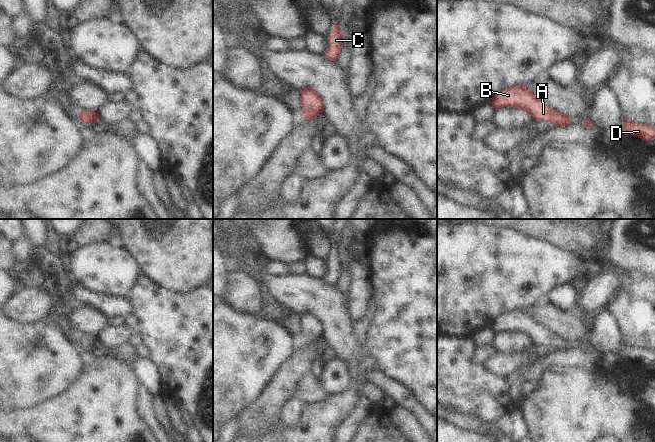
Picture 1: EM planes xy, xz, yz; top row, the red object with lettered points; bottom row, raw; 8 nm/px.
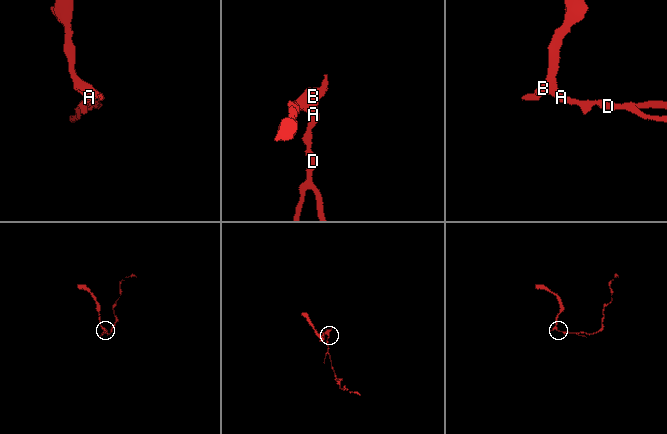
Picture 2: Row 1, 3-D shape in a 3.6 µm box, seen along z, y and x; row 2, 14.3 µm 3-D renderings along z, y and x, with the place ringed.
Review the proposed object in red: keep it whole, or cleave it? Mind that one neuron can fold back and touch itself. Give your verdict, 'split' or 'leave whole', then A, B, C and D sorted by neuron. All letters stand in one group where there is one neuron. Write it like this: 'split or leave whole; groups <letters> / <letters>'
leave whole; groups A B C D

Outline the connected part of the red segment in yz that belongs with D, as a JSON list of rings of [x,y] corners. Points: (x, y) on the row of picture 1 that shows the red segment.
[[[624,120],[624,123],[619,126],[618,131],[621,135],[629,134],[640,137],[645,141],[655,139],[655,127],[648,124]]]

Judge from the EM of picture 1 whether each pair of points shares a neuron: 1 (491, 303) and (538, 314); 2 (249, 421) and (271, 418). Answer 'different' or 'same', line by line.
1: different
2: same

